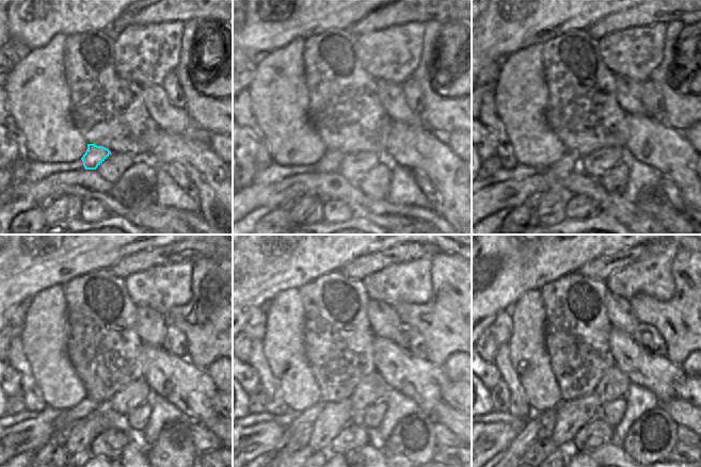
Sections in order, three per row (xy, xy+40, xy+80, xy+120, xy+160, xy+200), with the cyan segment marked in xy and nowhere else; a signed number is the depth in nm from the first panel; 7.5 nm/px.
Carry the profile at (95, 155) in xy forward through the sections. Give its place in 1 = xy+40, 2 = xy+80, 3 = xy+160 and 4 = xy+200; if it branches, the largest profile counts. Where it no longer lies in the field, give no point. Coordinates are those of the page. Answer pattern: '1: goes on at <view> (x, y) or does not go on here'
1: goes on at xy+40 (330, 162)
2: goes on at xy+80 (570, 162)
3: goes on at xy+160 (308, 417)
4: goes on at xy+200 (516, 449)

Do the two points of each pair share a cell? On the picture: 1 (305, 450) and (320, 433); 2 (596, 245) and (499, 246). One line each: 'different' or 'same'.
1: different
2: same

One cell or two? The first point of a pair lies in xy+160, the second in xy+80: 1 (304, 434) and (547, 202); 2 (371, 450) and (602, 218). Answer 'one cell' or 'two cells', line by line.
1: two cells
2: one cell

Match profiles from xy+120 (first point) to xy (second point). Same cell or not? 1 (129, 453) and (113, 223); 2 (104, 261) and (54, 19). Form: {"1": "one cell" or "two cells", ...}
{"1": "one cell", "2": "one cell"}

